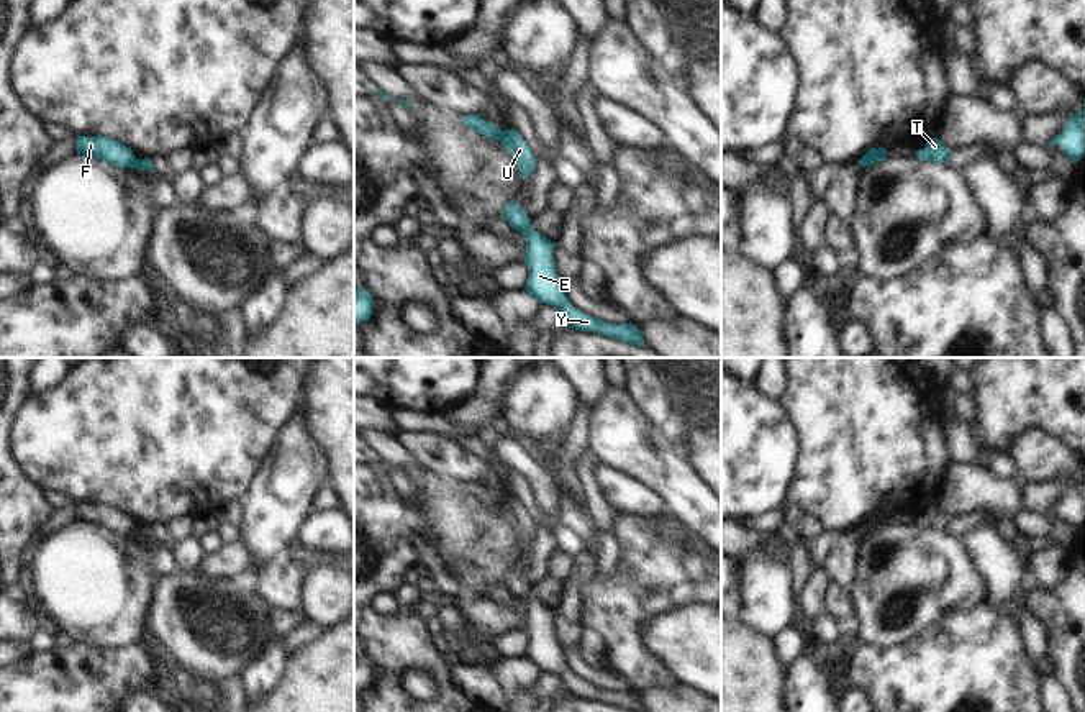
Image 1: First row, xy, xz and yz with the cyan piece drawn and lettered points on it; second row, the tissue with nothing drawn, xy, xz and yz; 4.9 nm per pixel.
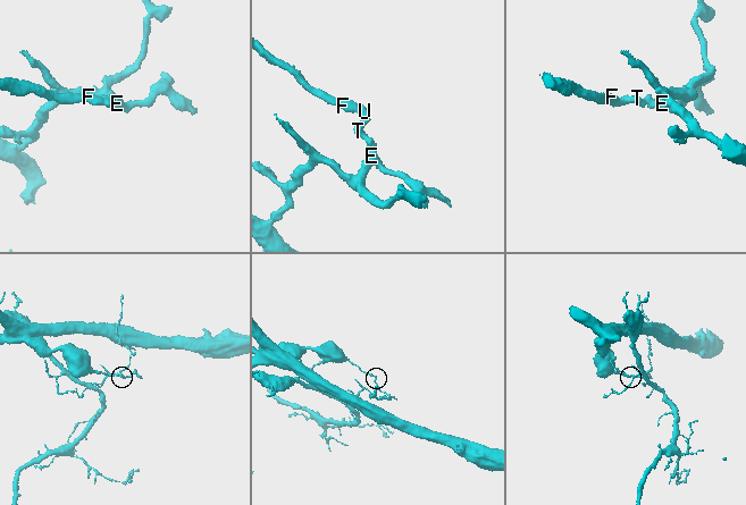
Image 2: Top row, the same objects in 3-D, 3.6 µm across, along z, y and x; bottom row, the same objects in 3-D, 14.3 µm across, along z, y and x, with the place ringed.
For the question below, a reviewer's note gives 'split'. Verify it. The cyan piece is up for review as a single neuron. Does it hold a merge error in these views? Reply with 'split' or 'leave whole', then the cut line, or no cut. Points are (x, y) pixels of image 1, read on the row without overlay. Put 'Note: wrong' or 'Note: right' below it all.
split; cut xy (136, 527), (131, 534)
Note: right

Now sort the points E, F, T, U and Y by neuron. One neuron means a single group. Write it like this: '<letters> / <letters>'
E T U Y / F

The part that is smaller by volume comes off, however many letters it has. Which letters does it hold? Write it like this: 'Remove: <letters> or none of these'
Remove: F

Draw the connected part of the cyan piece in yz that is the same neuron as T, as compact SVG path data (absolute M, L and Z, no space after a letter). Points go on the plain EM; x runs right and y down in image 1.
M933 505L923 517L916 517L913 522L921 528L947 532L951 518L937 505Z

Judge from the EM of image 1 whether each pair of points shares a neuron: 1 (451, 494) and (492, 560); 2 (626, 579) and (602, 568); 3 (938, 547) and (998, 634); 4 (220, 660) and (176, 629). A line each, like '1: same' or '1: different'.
1: same
2: different
3: different
4: same

